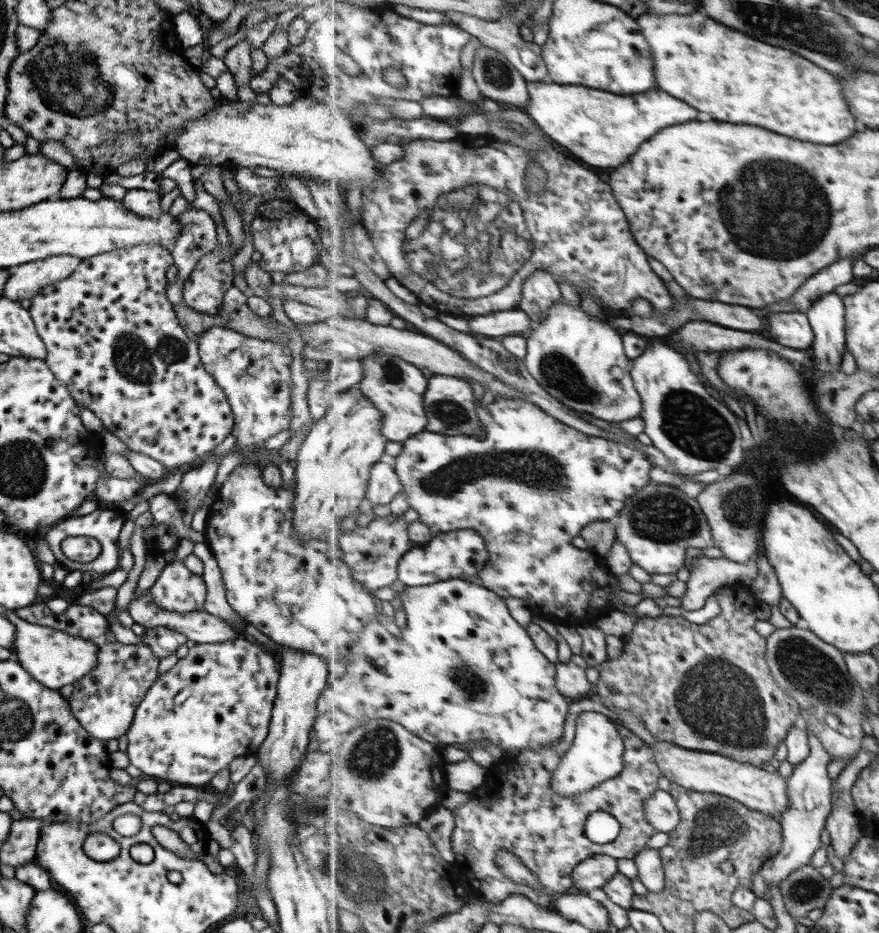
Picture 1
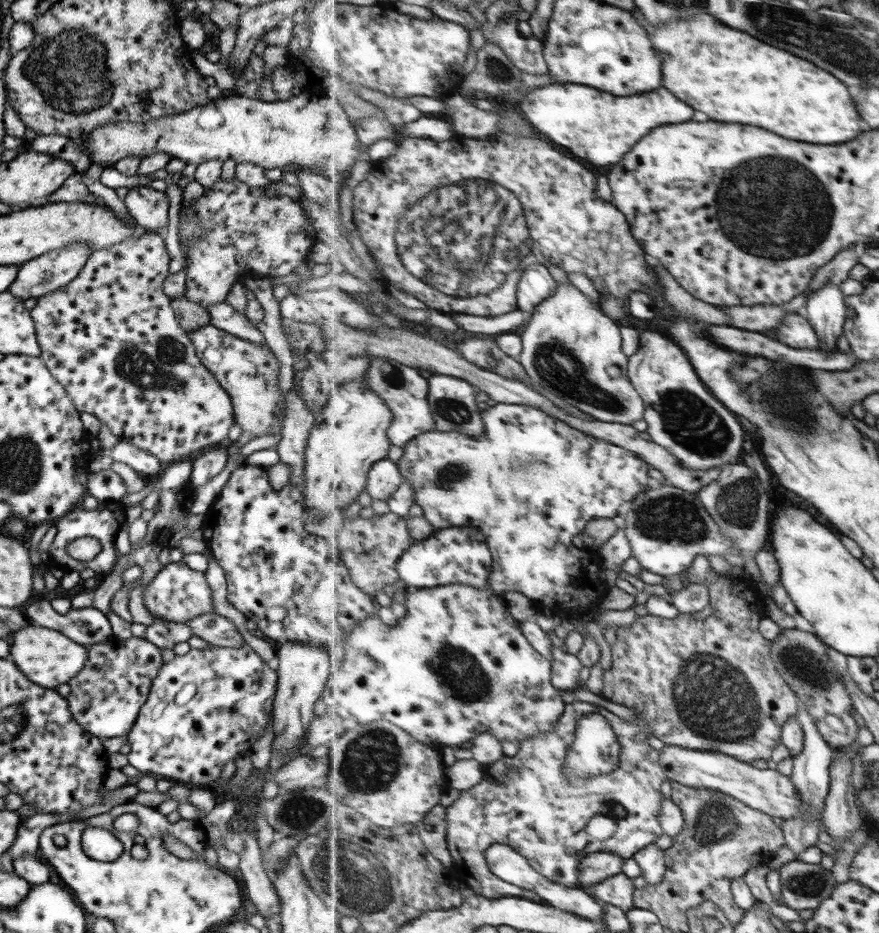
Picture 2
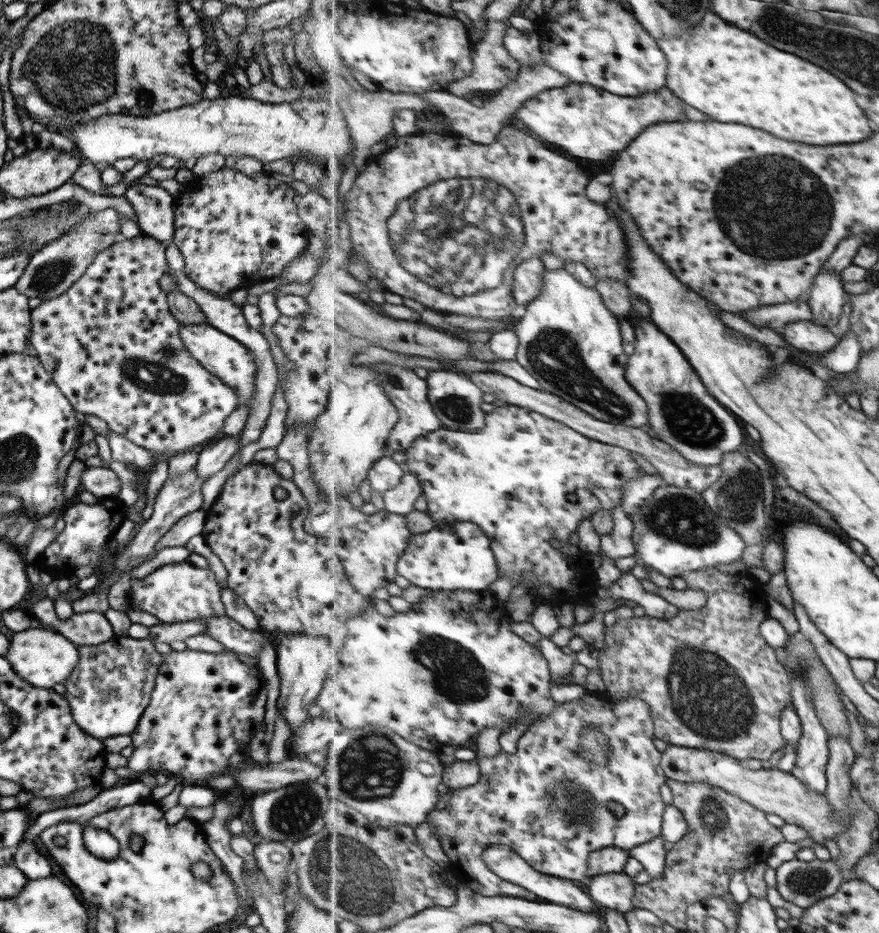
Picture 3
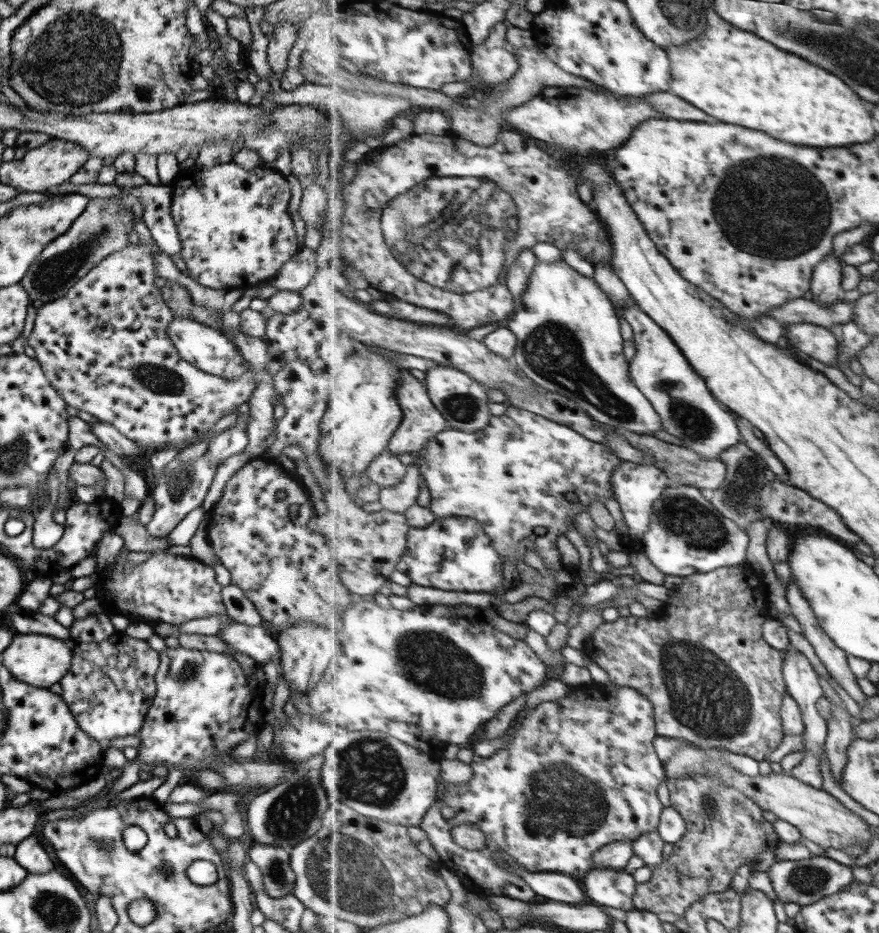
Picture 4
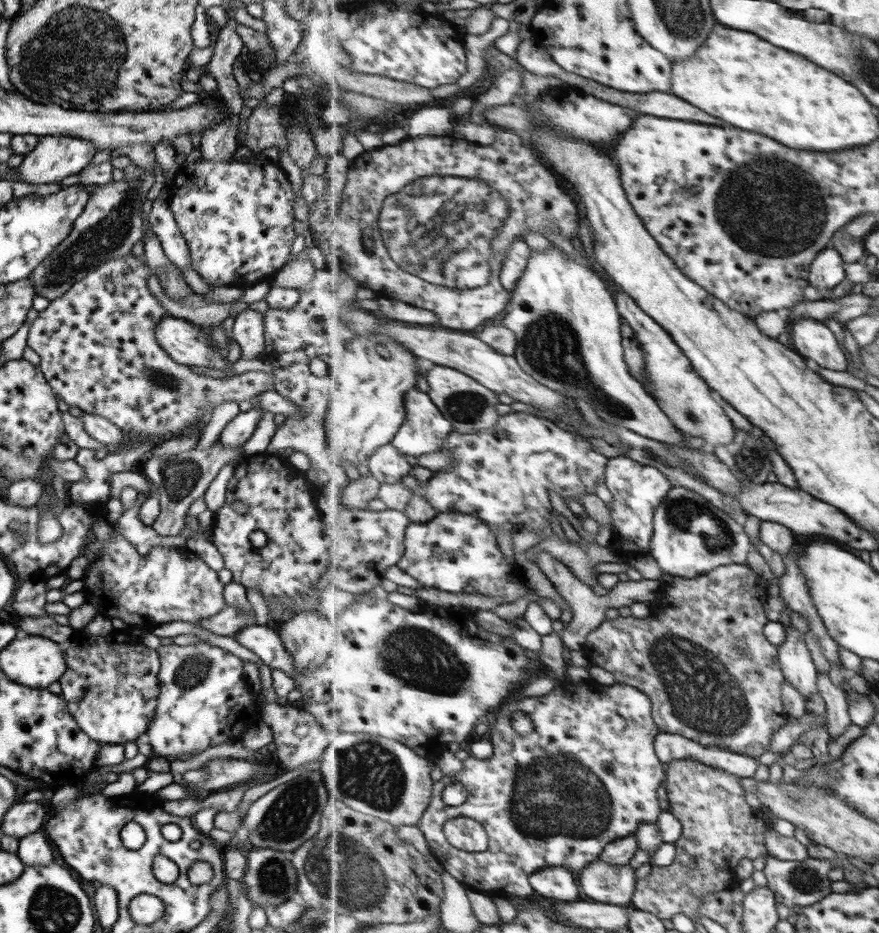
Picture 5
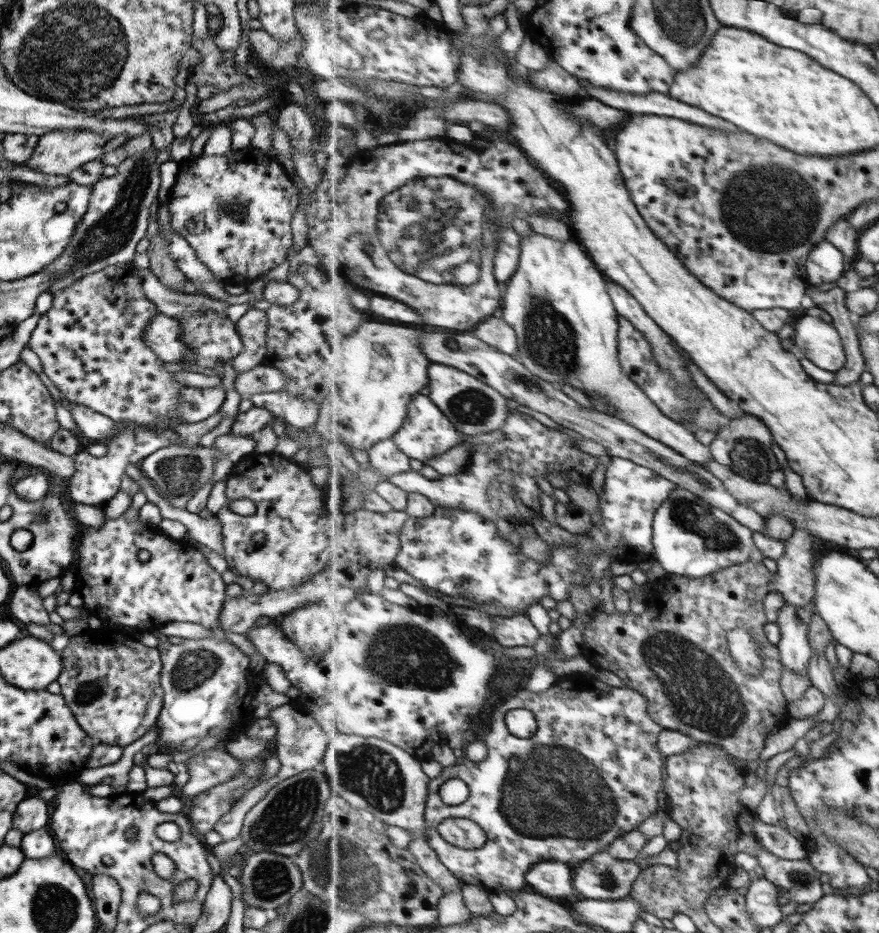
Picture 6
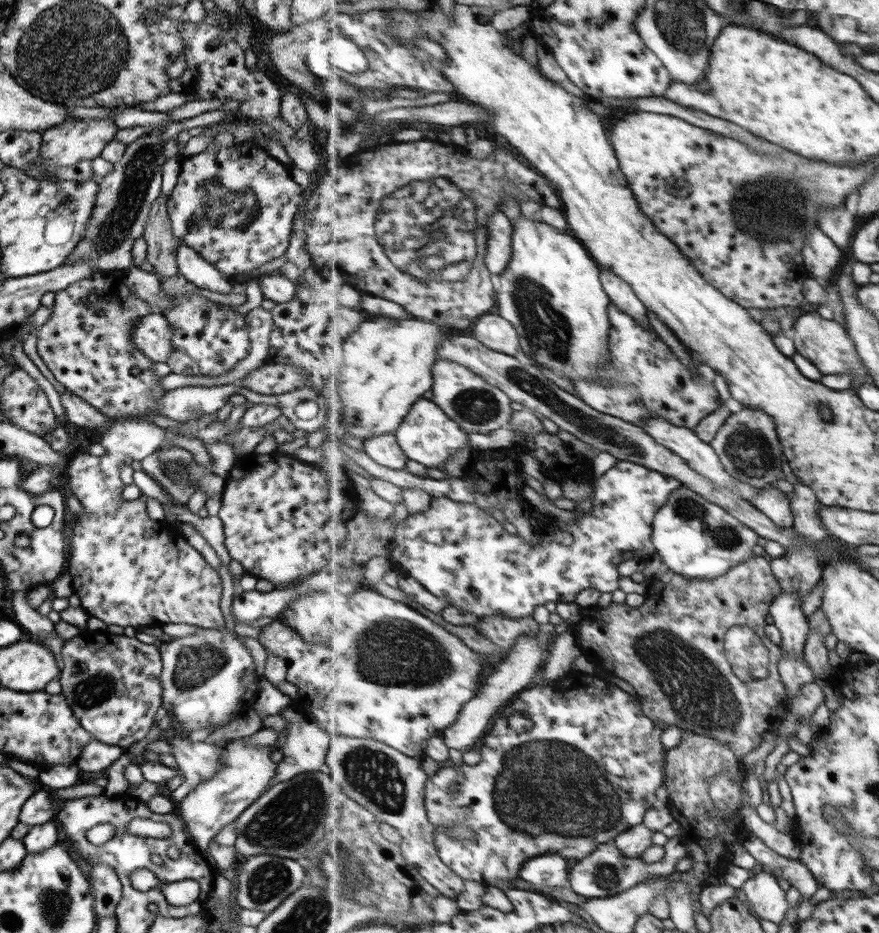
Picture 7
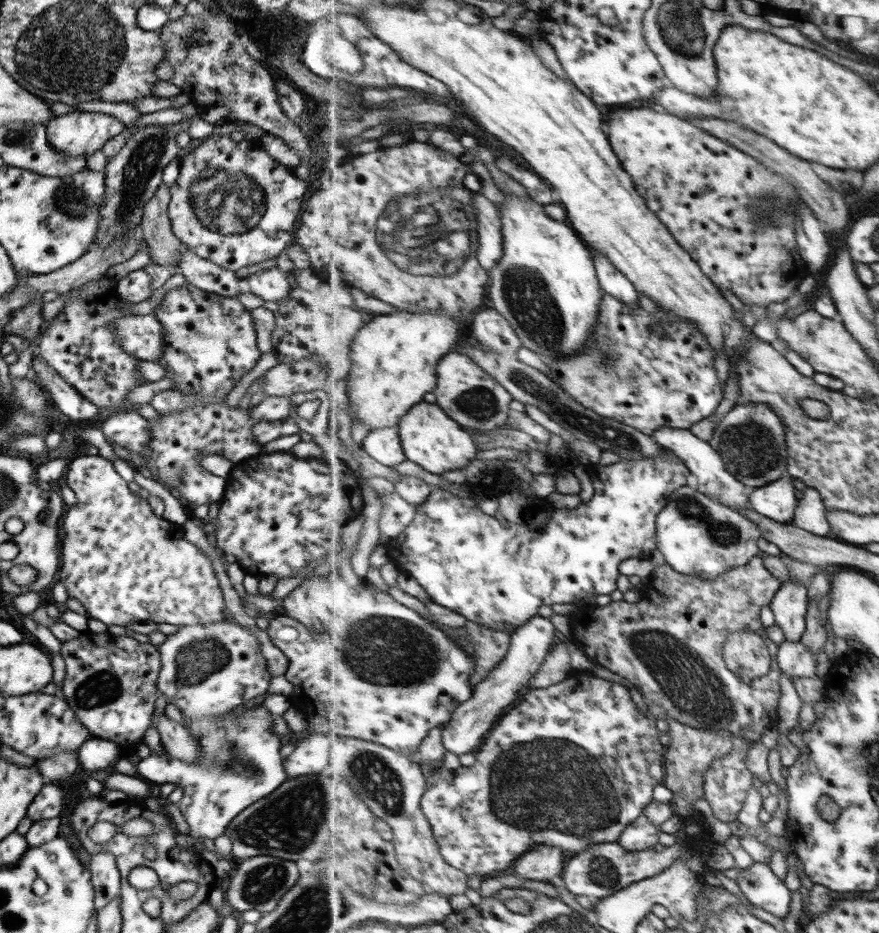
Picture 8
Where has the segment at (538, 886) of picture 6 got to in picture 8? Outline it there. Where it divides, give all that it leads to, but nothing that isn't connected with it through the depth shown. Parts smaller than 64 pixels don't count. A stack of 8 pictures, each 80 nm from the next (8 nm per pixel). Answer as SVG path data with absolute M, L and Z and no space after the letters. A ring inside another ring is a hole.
M539 846L517 859L516 866L513 868L519 872L519 874L514 873L523 879L545 882L557 876L562 878L565 866L561 849L553 846Z

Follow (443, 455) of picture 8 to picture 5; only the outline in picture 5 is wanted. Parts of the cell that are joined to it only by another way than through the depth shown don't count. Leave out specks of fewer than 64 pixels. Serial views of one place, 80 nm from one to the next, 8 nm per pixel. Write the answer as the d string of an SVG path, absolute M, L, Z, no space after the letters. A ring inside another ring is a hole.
M411 388L405 407L408 412L406 422L391 443L401 454L414 457L441 450L455 427L442 415L428 393Z

